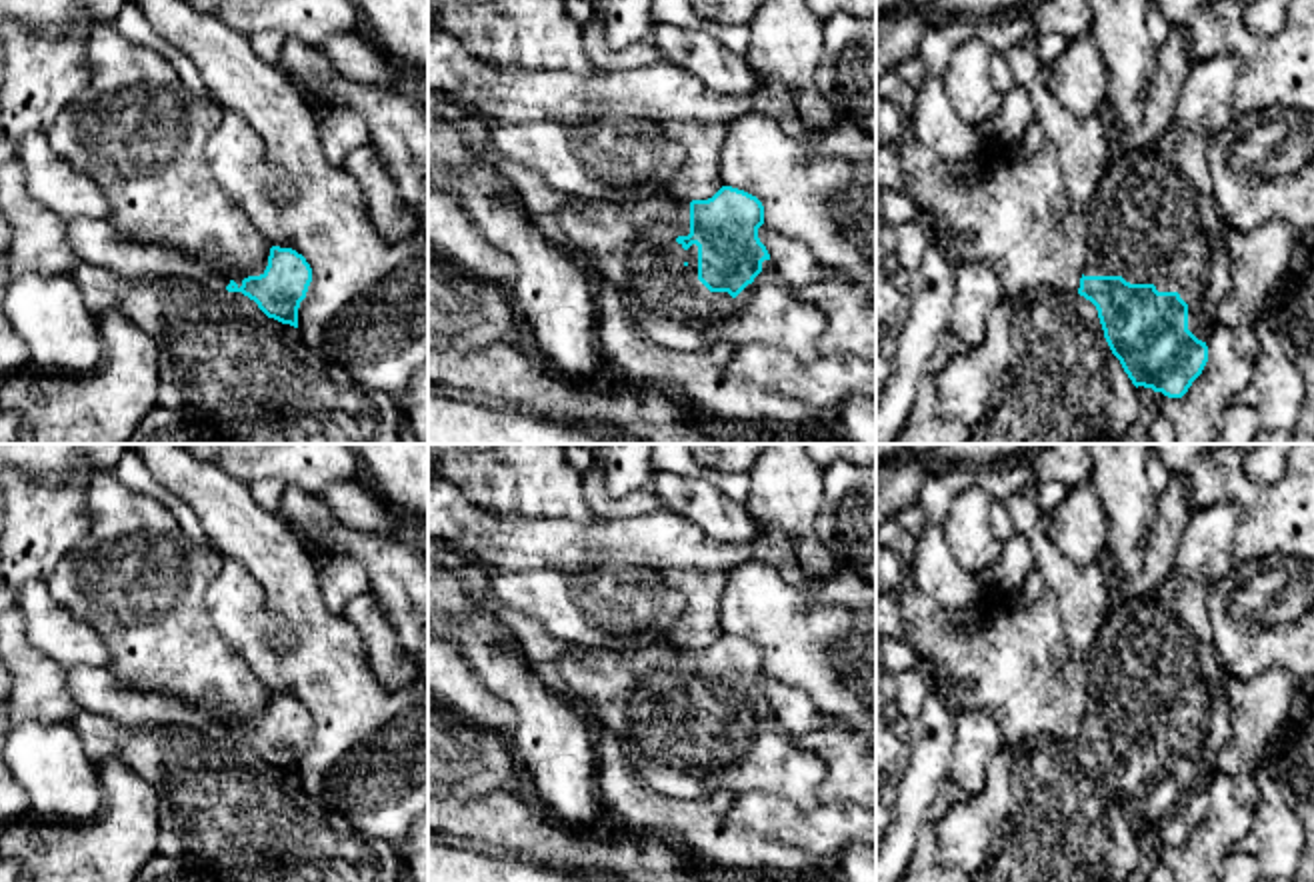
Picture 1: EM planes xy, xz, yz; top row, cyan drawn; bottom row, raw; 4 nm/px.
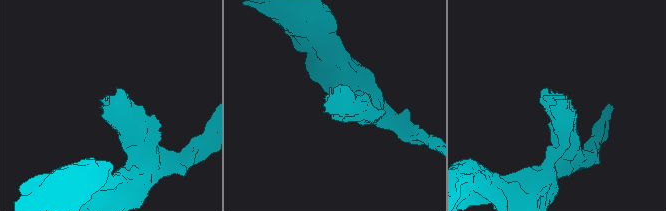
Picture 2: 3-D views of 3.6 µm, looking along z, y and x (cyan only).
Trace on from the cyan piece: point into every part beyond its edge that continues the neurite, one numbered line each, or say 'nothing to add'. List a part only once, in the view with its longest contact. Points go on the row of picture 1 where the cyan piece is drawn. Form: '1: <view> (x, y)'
1: xz (632, 244)

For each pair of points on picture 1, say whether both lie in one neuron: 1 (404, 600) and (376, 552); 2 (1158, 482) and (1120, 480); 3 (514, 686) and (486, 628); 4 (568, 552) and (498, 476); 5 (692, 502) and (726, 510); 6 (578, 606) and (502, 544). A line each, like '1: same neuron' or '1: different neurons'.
1: same neuron
2: different neurons
3: same neuron
4: different neurons
5: same neuron
6: different neurons

